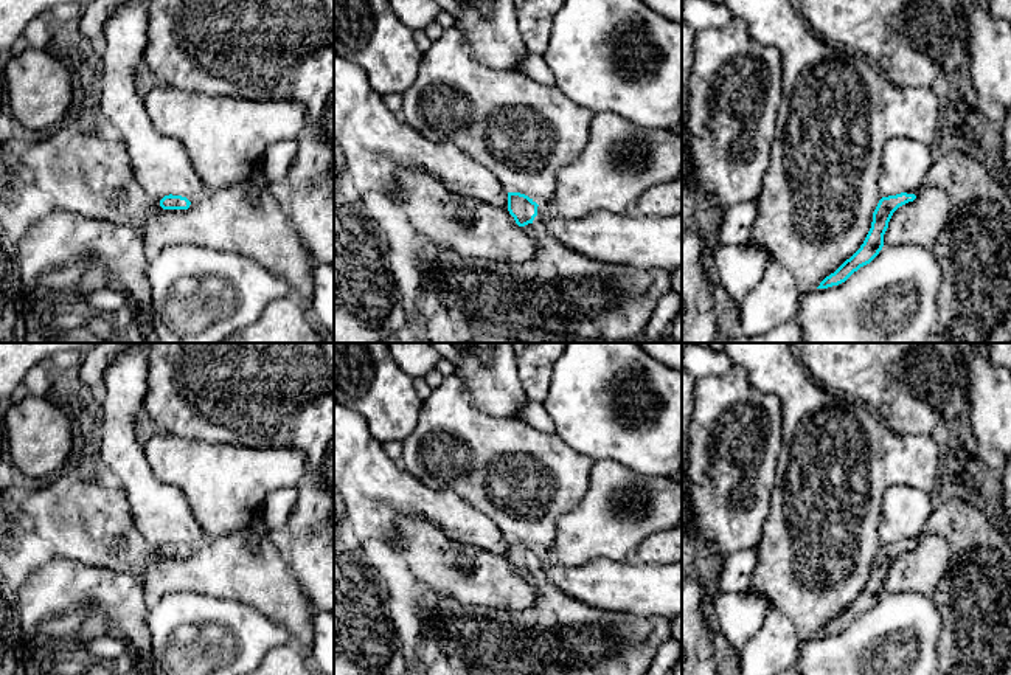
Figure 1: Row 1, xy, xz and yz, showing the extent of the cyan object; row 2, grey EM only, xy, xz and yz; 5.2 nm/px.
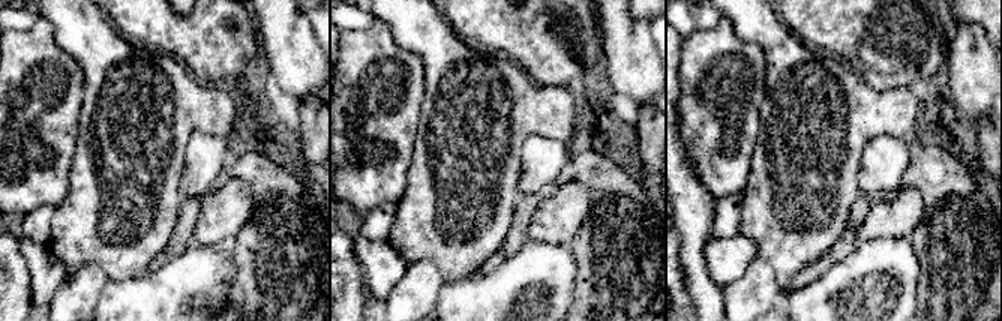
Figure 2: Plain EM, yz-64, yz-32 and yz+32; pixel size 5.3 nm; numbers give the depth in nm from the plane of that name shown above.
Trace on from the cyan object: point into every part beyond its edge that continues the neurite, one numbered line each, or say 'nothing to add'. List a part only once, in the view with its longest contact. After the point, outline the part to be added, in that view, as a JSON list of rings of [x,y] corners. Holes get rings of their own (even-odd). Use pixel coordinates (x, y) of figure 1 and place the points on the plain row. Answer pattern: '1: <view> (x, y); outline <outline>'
1: xz (558, 635); outline [[[528,571],[520,574],[536,590],[536,602],[520,611],[492,608],[443,596],[433,614],[427,635],[435,635],[444,644],[444,652],[469,666],[485,667],[500,673],[517,675],[644,675],[657,649],[671,639],[671,619],[662,616],[641,616],[629,611],[610,611],[589,607],[553,585],[544,574]]]

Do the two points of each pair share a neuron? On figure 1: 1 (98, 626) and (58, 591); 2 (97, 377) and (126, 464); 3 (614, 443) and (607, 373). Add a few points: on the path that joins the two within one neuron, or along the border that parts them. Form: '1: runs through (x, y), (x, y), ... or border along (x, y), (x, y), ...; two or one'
1: runs through (92, 615), (69, 591); one
2: border along (112, 359), (104, 371), (104, 390), (98, 396); two
3: runs through (614, 425), (607, 396), (603, 390); one

